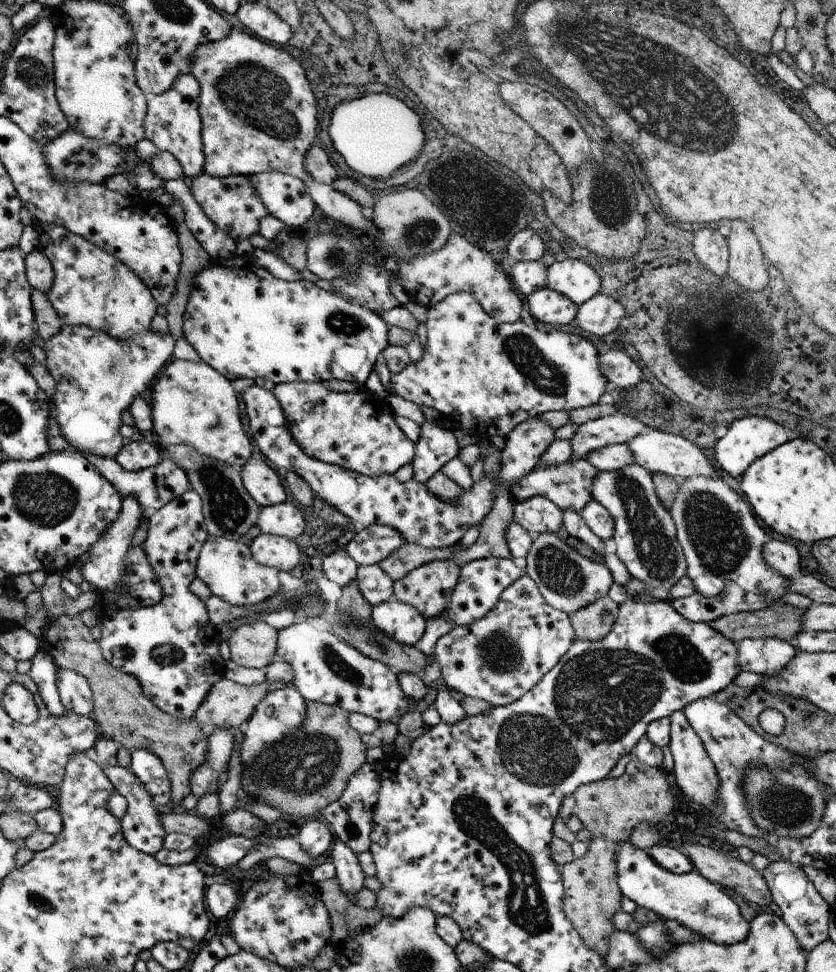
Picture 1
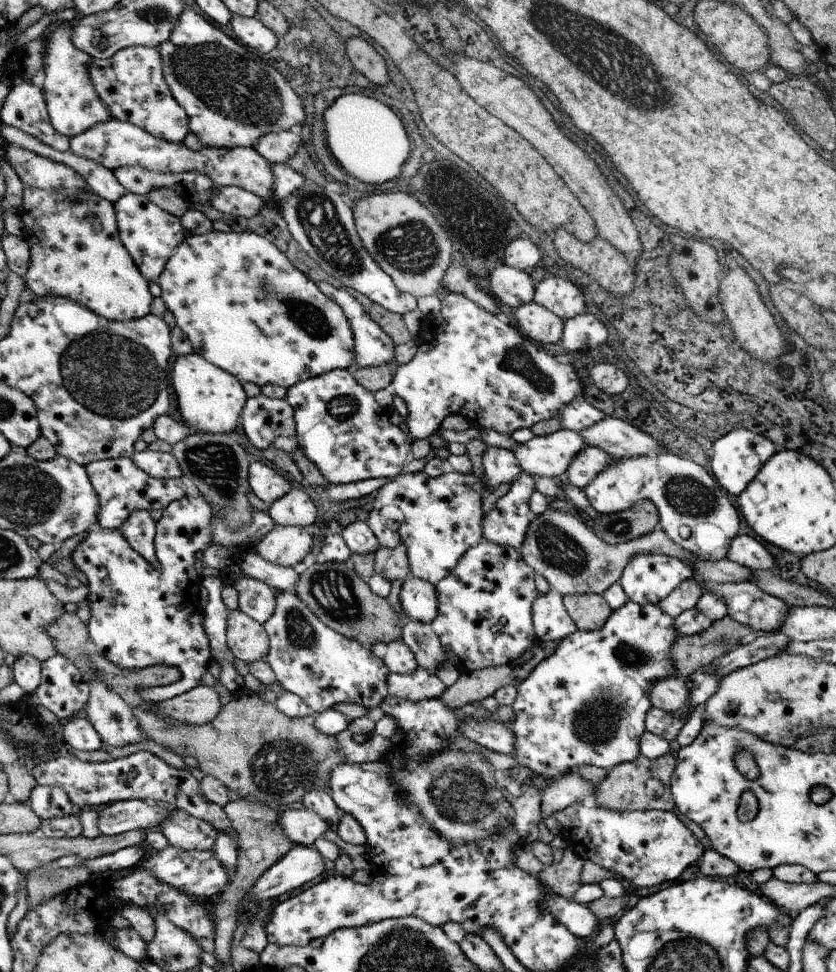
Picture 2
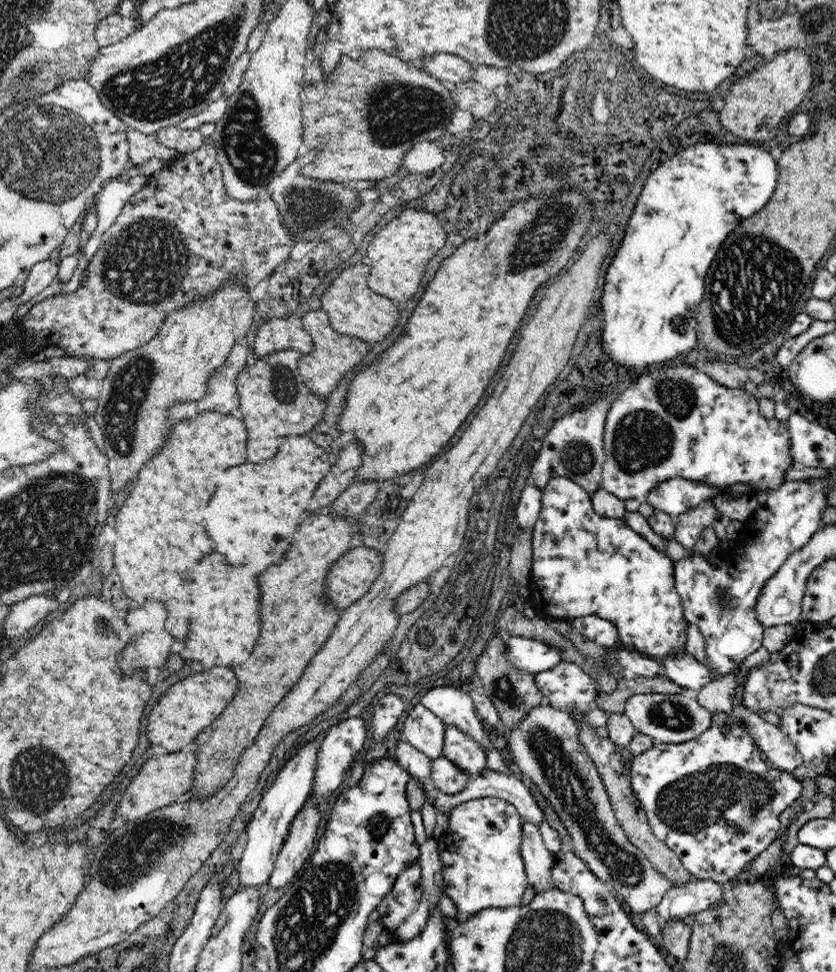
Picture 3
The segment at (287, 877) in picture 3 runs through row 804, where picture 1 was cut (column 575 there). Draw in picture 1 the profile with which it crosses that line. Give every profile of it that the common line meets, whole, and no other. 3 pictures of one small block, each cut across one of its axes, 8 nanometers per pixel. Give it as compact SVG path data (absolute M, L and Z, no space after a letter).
M546 286L527 296L528 308L535 320L548 322L552 326L570 324L577 315L579 306L567 296Z

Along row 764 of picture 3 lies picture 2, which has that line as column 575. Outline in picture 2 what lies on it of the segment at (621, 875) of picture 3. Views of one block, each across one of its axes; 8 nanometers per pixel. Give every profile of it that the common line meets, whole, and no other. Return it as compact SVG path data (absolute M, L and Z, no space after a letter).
M547 510L541 515L532 516L523 545L518 551L526 564L531 566L536 574L544 576L549 585L562 596L602 594L620 580L626 565L639 553L671 556L690 566L698 559L679 547L660 524L640 538L610 544L598 538L591 523L582 516L575 517L559 510Z

